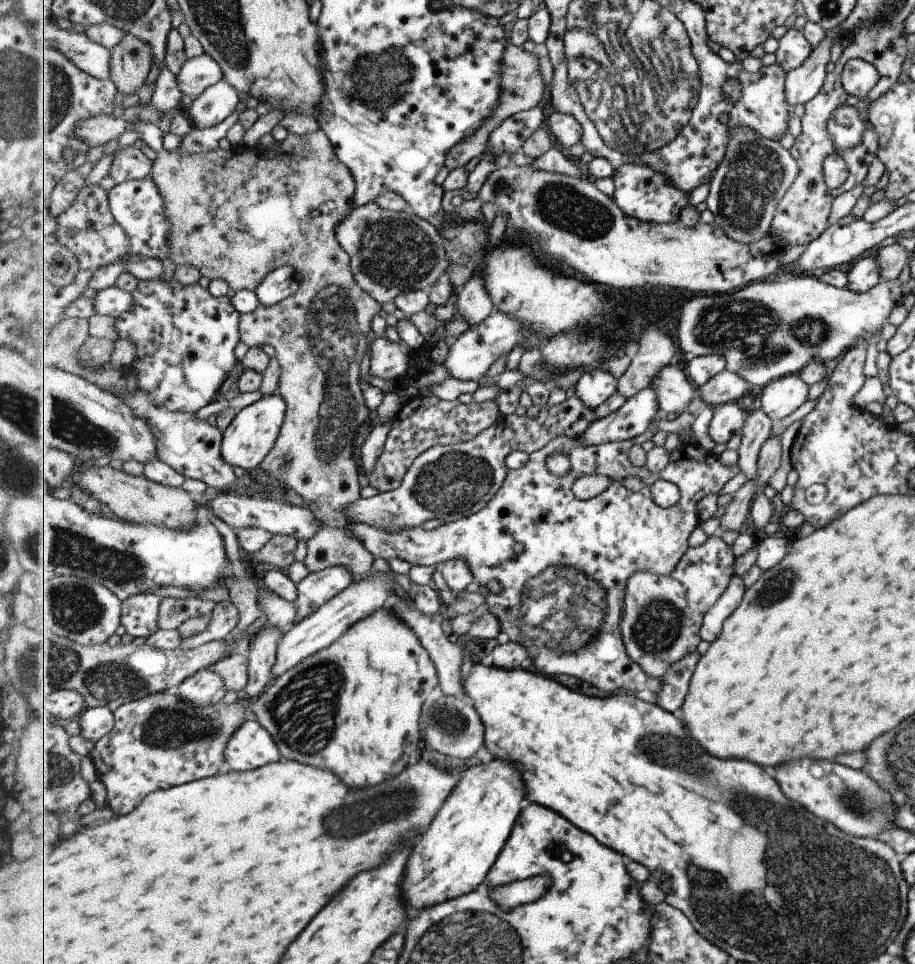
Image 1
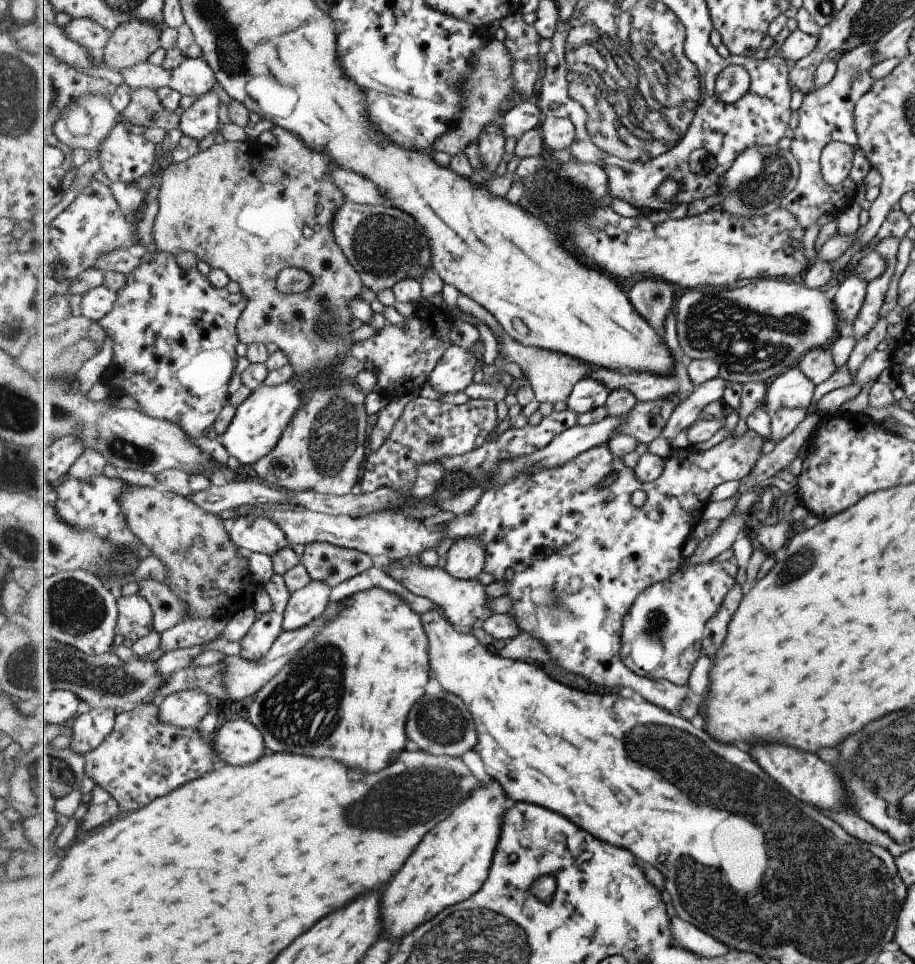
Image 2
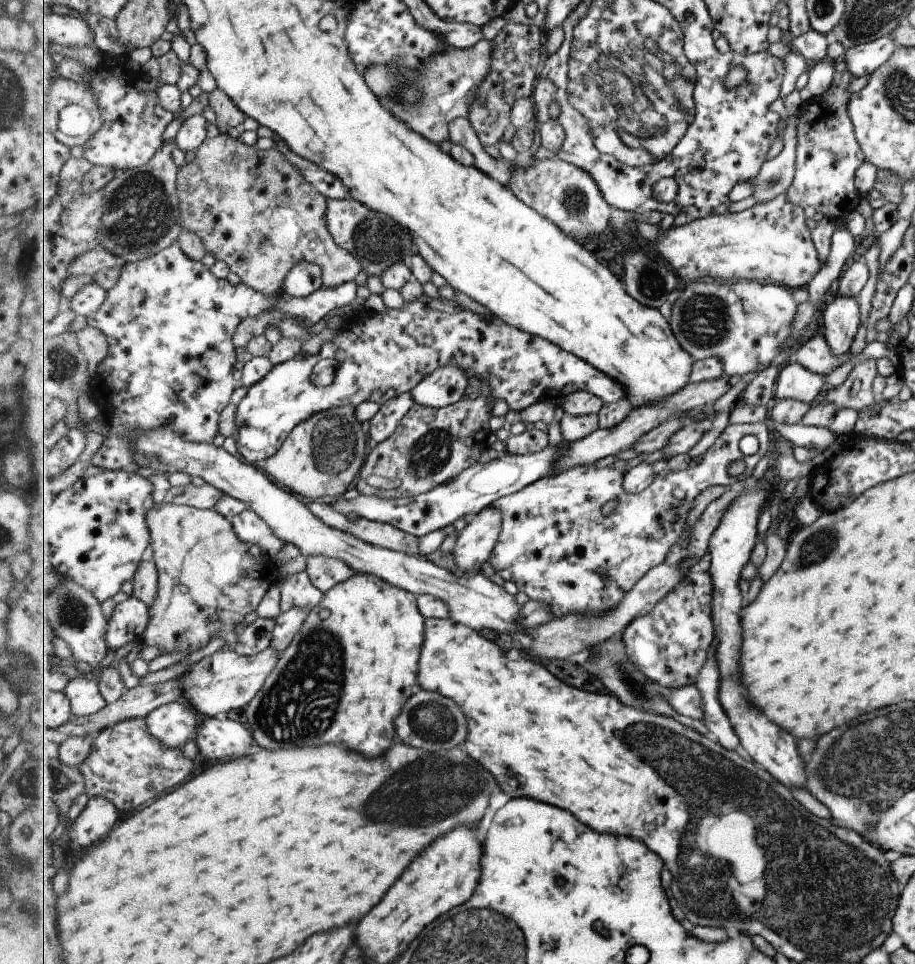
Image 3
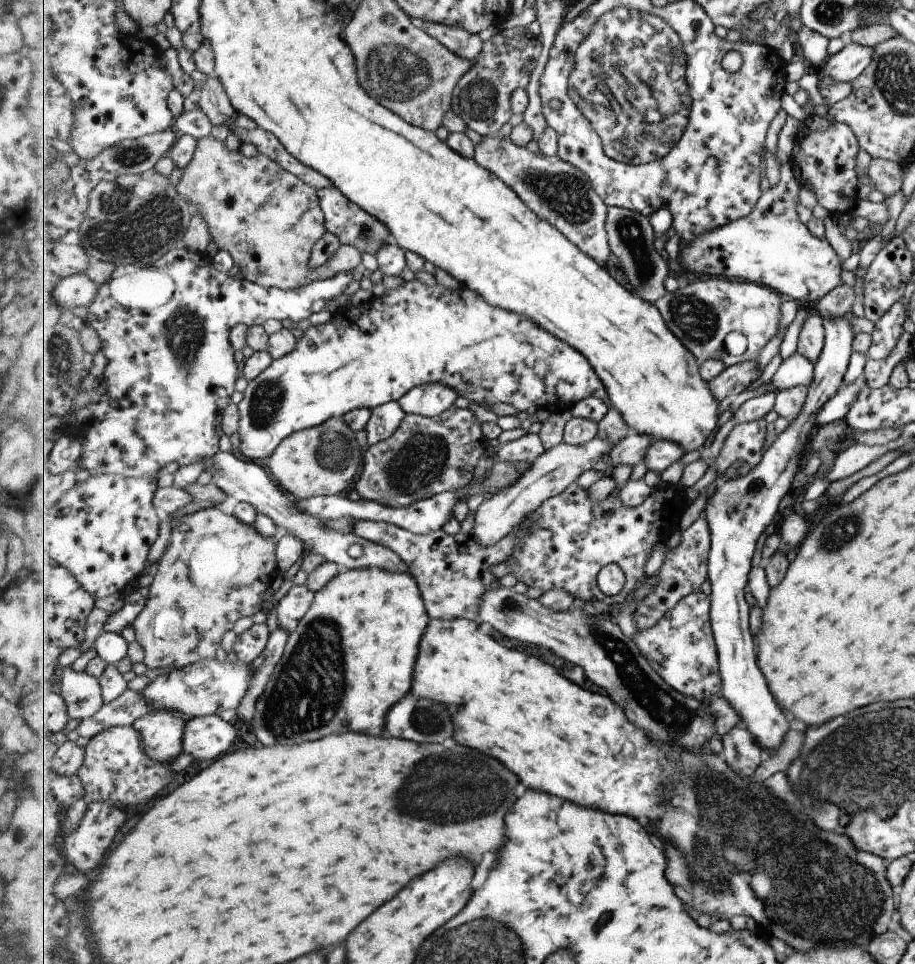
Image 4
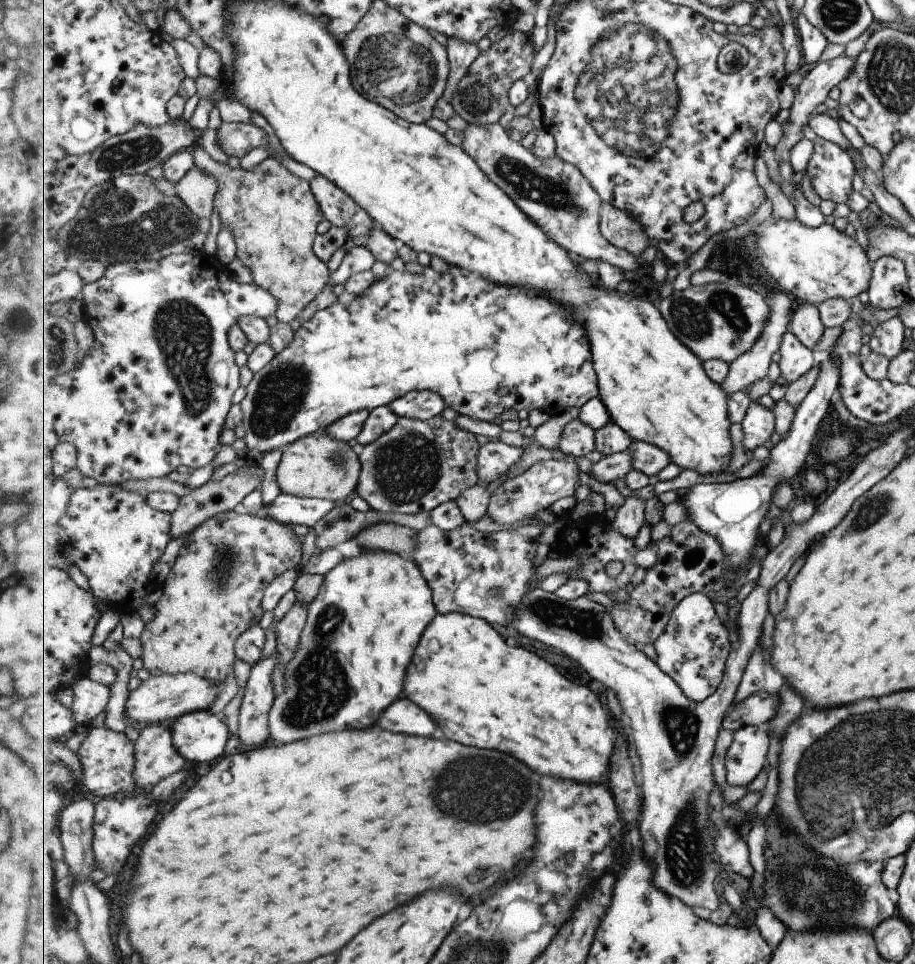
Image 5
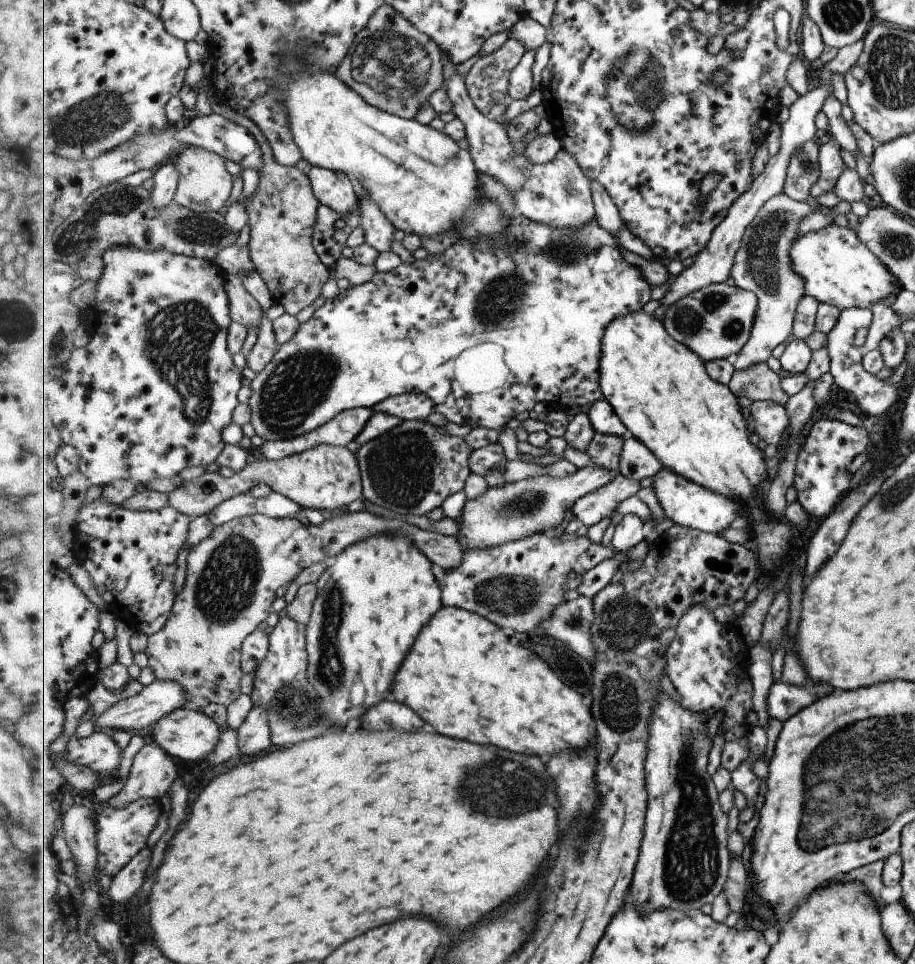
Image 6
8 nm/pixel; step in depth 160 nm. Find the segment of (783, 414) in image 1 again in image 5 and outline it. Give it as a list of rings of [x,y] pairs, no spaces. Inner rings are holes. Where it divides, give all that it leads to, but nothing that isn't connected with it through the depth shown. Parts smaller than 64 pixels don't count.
[[[788,331],[780,348],[779,370],[787,382],[801,378],[812,367],[811,350],[801,344],[801,339]]]

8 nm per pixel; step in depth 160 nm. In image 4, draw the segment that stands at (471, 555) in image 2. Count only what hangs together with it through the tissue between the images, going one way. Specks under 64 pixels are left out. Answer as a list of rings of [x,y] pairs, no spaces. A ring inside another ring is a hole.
[[[597,436],[583,446],[570,445],[567,442],[558,444],[551,450],[546,450],[535,462],[532,462],[525,472],[511,485],[497,494],[485,499],[476,512],[476,523],[472,535],[483,546],[492,547],[504,539],[511,531],[516,530],[531,516],[546,500],[555,498],[569,486],[577,483],[588,468],[591,468],[603,454],[612,452],[613,444]]]

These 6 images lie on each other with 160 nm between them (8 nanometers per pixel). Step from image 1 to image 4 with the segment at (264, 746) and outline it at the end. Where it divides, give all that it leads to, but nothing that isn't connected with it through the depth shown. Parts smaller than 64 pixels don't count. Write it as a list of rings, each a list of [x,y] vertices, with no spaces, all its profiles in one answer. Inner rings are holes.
[[[220,715],[187,718],[183,735],[184,752],[199,762],[212,762],[227,755],[238,738],[235,726]]]

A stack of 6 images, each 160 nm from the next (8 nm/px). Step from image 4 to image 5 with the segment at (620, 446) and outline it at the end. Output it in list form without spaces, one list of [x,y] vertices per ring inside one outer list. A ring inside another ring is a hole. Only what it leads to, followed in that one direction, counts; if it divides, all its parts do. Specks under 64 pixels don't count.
[[[624,450],[609,456],[603,456],[591,464],[590,476],[602,483],[613,483],[625,478],[633,468],[632,450]]]

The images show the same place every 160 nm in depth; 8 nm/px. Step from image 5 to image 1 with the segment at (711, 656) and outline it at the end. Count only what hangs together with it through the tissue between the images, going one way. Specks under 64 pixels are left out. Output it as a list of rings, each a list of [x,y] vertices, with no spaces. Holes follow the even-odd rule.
[[[716,533],[701,546],[689,548],[676,571],[671,574],[662,576],[637,572],[629,580],[620,626],[629,656],[648,676],[662,680],[673,664],[697,650],[702,641],[705,616],[732,584],[737,558],[731,546],[721,537],[720,533]]]

